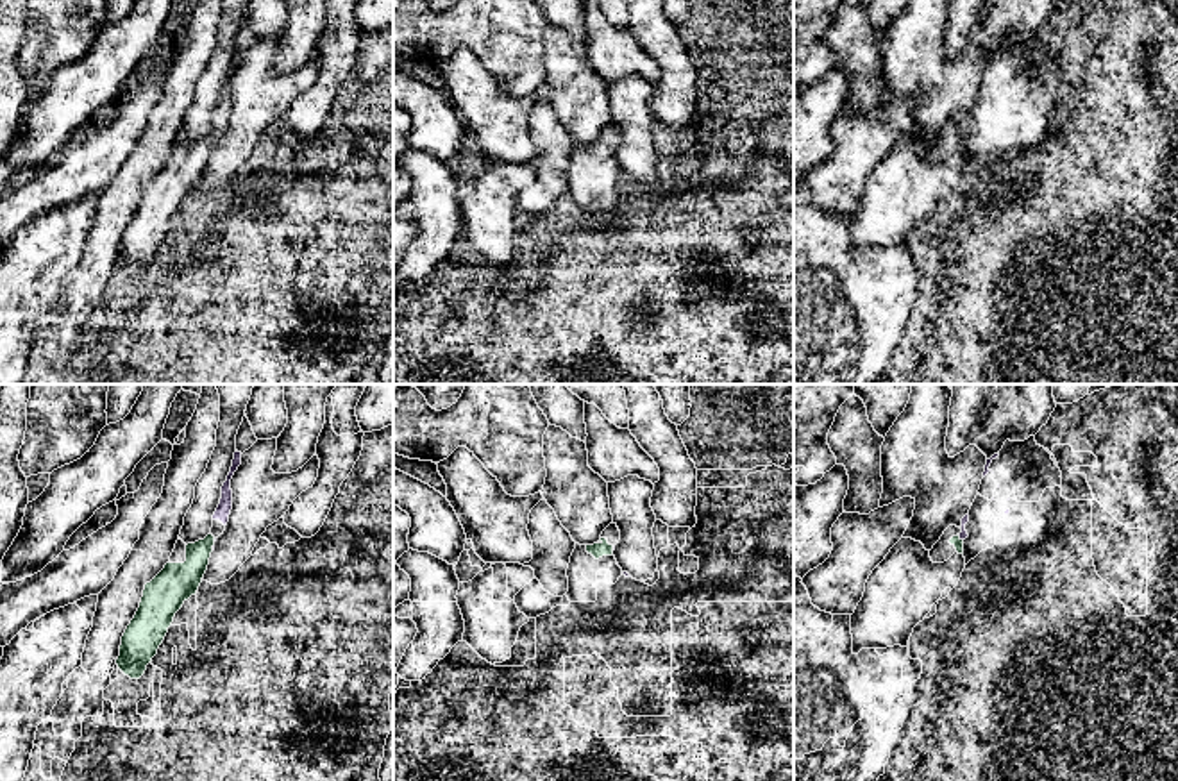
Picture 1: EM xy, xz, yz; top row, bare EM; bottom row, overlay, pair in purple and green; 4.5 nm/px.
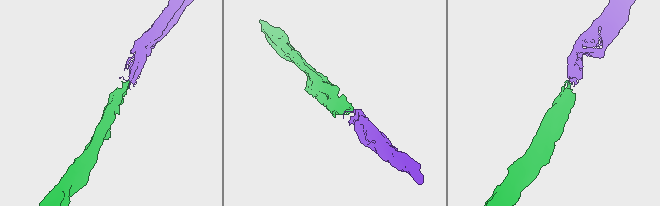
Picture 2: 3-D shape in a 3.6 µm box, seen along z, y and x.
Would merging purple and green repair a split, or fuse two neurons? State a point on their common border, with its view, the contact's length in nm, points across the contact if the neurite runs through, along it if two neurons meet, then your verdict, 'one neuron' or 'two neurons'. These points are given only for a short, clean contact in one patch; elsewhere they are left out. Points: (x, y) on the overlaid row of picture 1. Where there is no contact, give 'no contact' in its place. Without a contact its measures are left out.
meets purple in yz at (960, 538); contact 40 nm long; runs through yz (962, 535), (960, 538), (959, 544); one neuron

